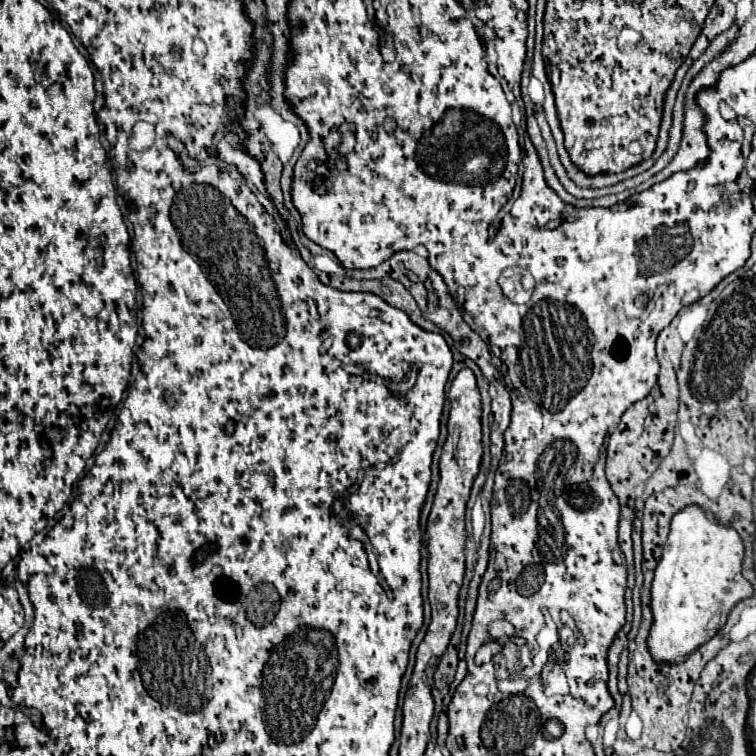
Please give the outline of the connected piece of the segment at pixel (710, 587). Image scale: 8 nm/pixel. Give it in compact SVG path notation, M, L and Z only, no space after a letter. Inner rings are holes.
M689 505L679 511L671 521L671 533L663 549L663 557L655 569L651 587L653 627L649 635L649 651L655 661L683 661L685 653L691 653L697 645L709 641L723 625L735 603L753 595L751 583L741 575L743 541L735 529L715 523L715 517L707 515L701 507Z

